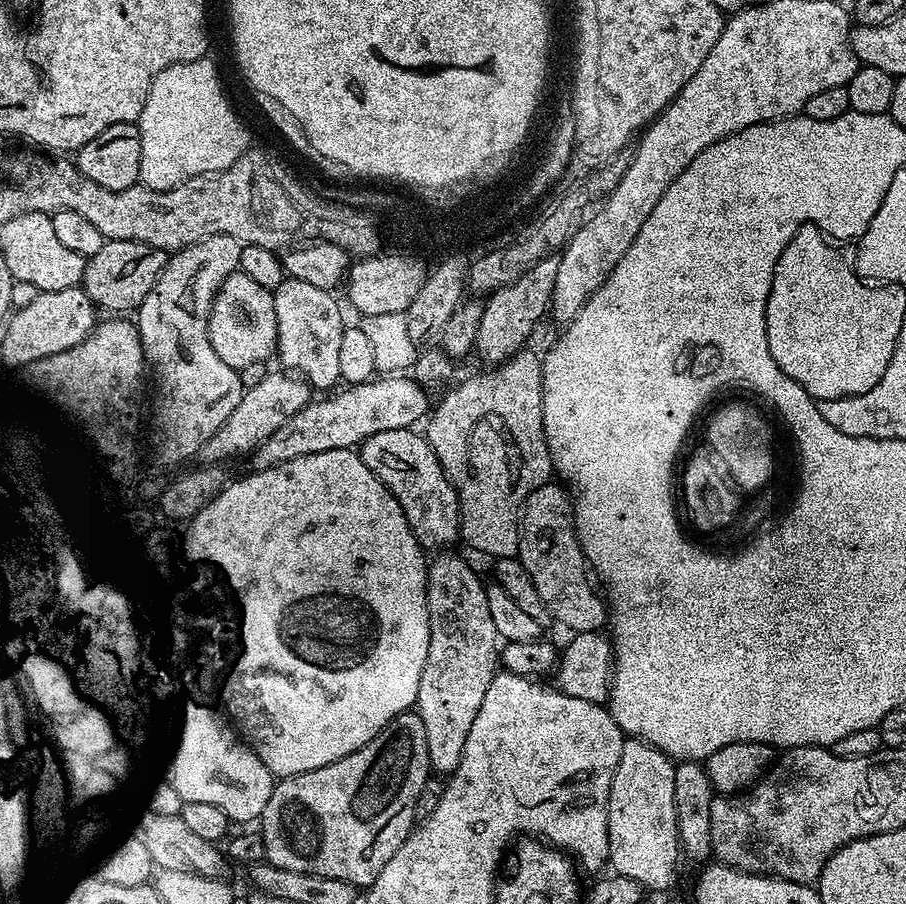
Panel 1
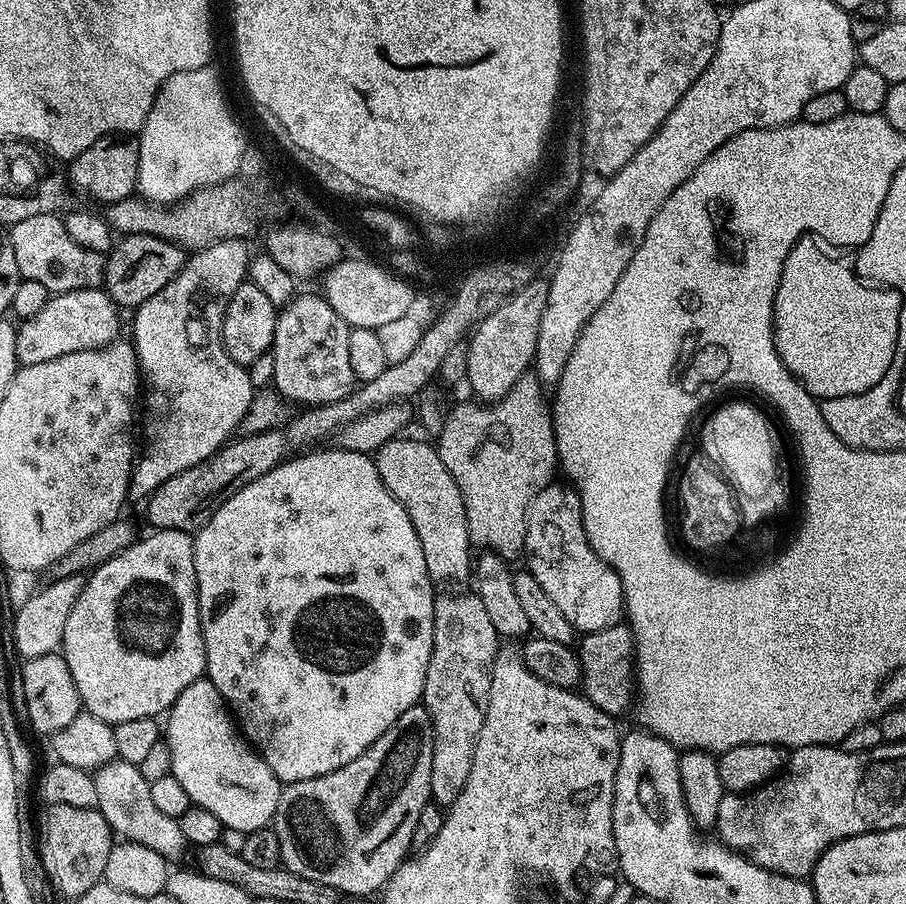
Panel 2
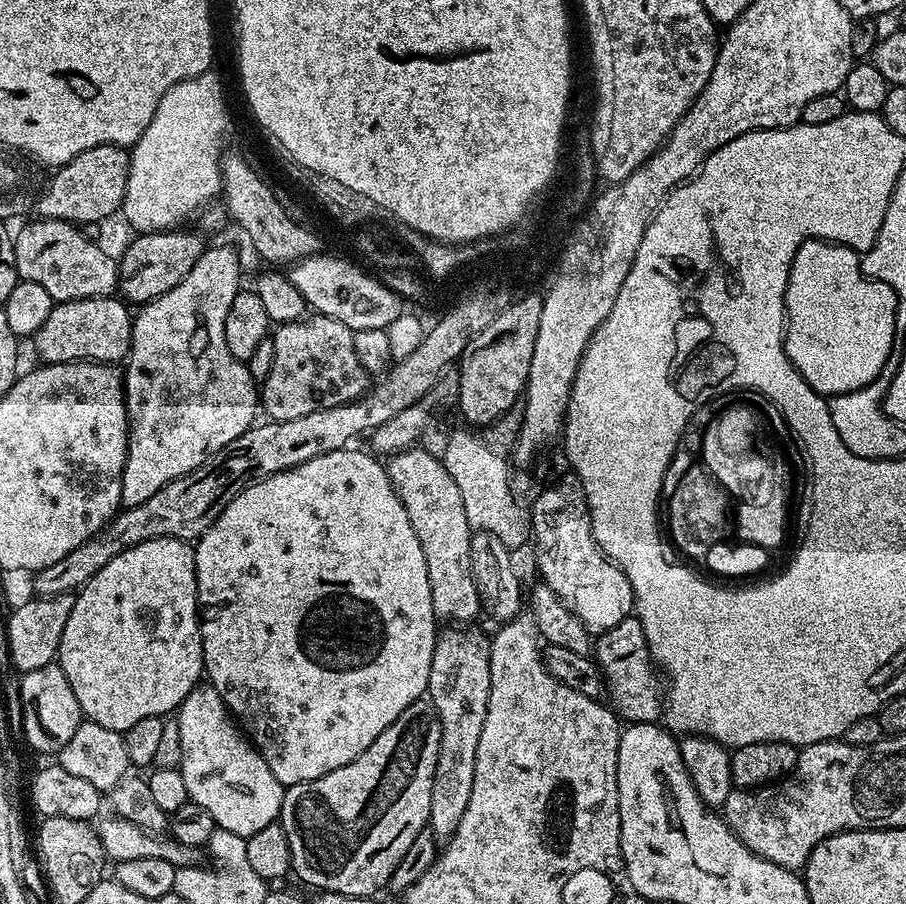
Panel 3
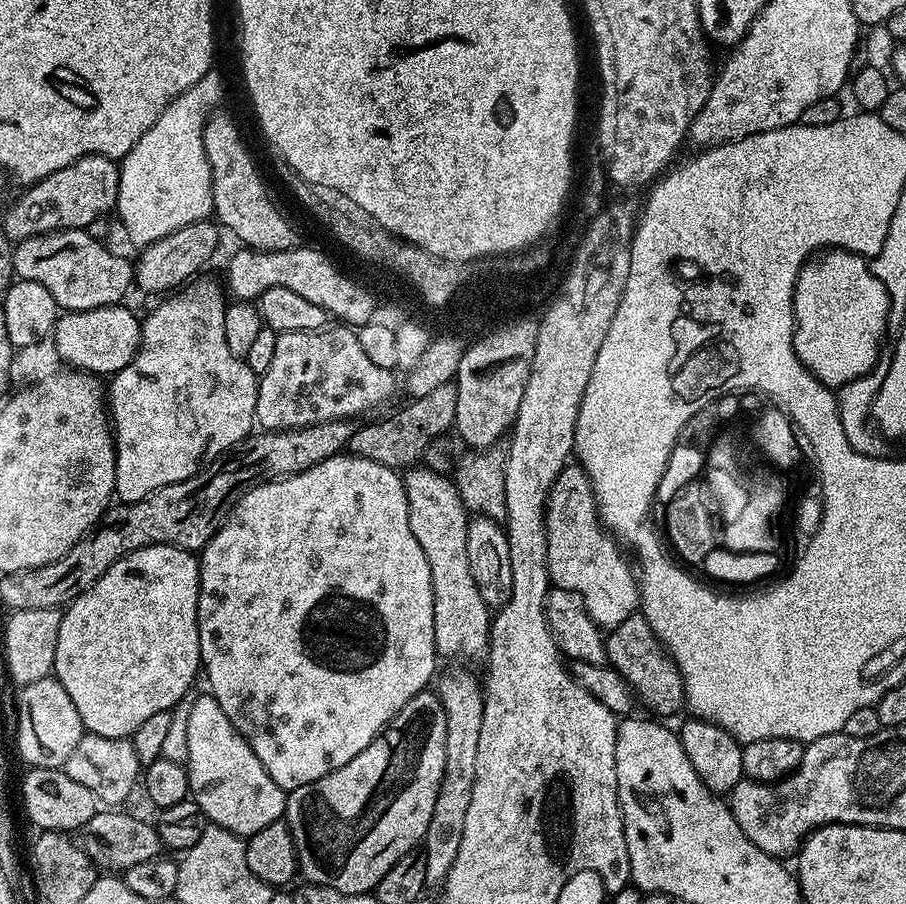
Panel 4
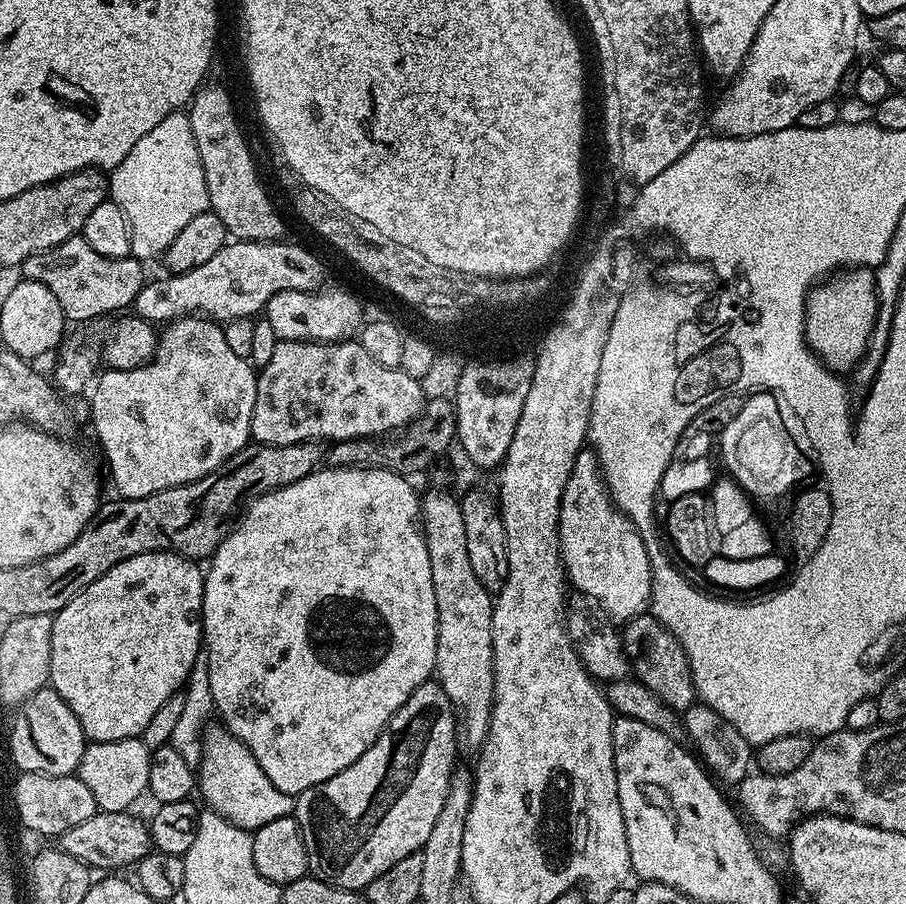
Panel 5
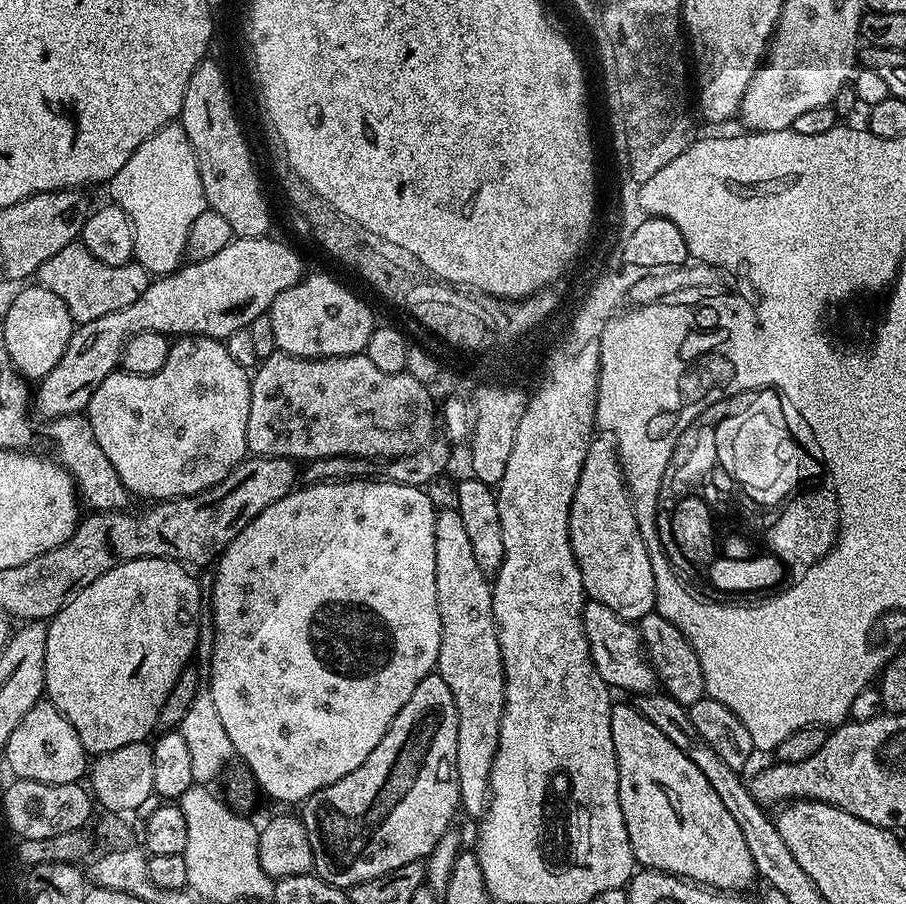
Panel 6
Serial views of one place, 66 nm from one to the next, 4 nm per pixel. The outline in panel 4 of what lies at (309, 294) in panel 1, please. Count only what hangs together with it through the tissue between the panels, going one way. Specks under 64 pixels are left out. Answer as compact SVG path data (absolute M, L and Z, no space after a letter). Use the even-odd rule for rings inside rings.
M325 326L319 330L294 330L293 332L279 333L277 342L275 343L274 358L271 359L270 368L259 377L257 386L257 406L255 423L261 429L270 432L290 432L293 428L306 428L321 424L322 422L330 422L331 420L352 420L360 416L363 412L372 412L375 408L380 408L392 395L396 392L396 376L397 373L391 368L383 368L377 366L370 358L366 358L362 346L358 342L355 331L348 326L336 326L340 328L331 328Z

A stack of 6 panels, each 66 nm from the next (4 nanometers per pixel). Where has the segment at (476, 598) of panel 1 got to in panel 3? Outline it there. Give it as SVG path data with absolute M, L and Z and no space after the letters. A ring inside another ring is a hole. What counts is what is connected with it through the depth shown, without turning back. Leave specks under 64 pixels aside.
M448 626L439 633L434 646L434 658L430 662L427 699L431 700L440 719L442 738L438 750L438 762L430 786L430 814L427 826L433 831L437 842L447 842L458 830L462 814L470 806L470 794L474 790L474 762L478 758L478 738L482 738L482 726L488 713L490 698L490 650L489 637L483 636L476 626Z

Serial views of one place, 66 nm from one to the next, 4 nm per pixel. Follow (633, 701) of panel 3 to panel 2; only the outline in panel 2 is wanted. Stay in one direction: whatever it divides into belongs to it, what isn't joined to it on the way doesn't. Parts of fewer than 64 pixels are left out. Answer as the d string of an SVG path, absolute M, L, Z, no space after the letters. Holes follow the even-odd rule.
M624 622L612 624L608 628L599 628L581 635L579 640L579 675L582 677L583 695L598 710L610 717L619 717L619 712L628 704L628 684L630 688L630 681L634 676L634 641L631 628Z

